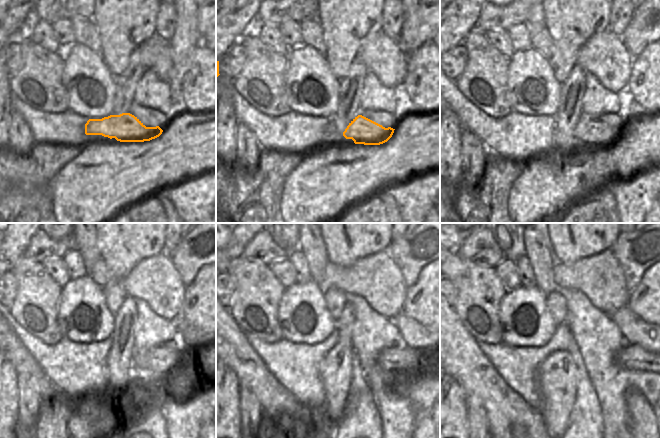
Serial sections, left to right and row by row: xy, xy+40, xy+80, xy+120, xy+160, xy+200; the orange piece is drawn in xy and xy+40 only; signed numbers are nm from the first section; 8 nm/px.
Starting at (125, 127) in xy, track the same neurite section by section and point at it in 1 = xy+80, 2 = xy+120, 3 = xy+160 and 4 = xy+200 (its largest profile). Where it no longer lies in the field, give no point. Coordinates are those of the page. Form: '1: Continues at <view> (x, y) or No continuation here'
1: Continues at xy+80 (595, 136)
2: Continues at xy+120 (159, 360)
3: Continues at xy+160 (390, 358)
4: Continues at xy+200 (634, 357).

